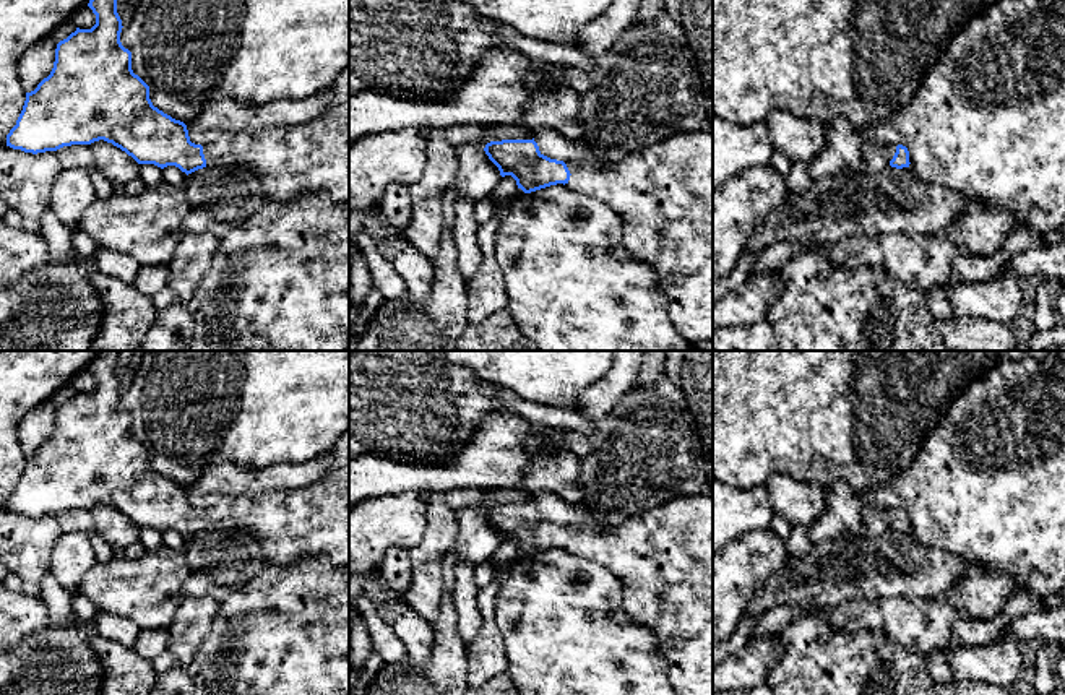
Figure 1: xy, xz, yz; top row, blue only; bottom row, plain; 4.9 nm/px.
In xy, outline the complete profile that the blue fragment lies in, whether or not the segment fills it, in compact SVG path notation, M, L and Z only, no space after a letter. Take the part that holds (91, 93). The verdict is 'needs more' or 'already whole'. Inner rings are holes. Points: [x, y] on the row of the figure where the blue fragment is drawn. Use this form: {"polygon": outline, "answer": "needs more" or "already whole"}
{"polygon": "M89 0L88 6L96 15L96 24L91 29L76 28L57 44L54 68L34 91L26 93L6 146L37 154L104 140L138 164L175 166L187 175L206 166L245 169L257 175L263 196L278 203L321 193L334 203L349 205L349 97L307 125L222 133L205 146L195 145L187 125L154 107L149 86L133 73L132 52L120 42L123 26L117 0Z", "answer": "needs more"}

